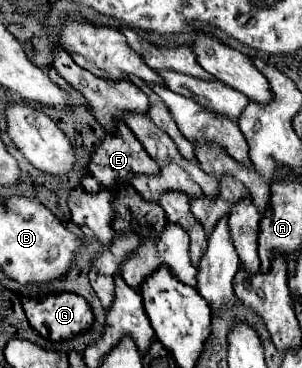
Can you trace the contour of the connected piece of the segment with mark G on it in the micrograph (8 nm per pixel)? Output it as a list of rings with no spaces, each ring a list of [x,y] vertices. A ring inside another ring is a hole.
[[[73,293],[49,295],[39,301],[23,299],[23,309],[31,327],[53,343],[67,341],[89,331],[95,321],[89,303]]]

